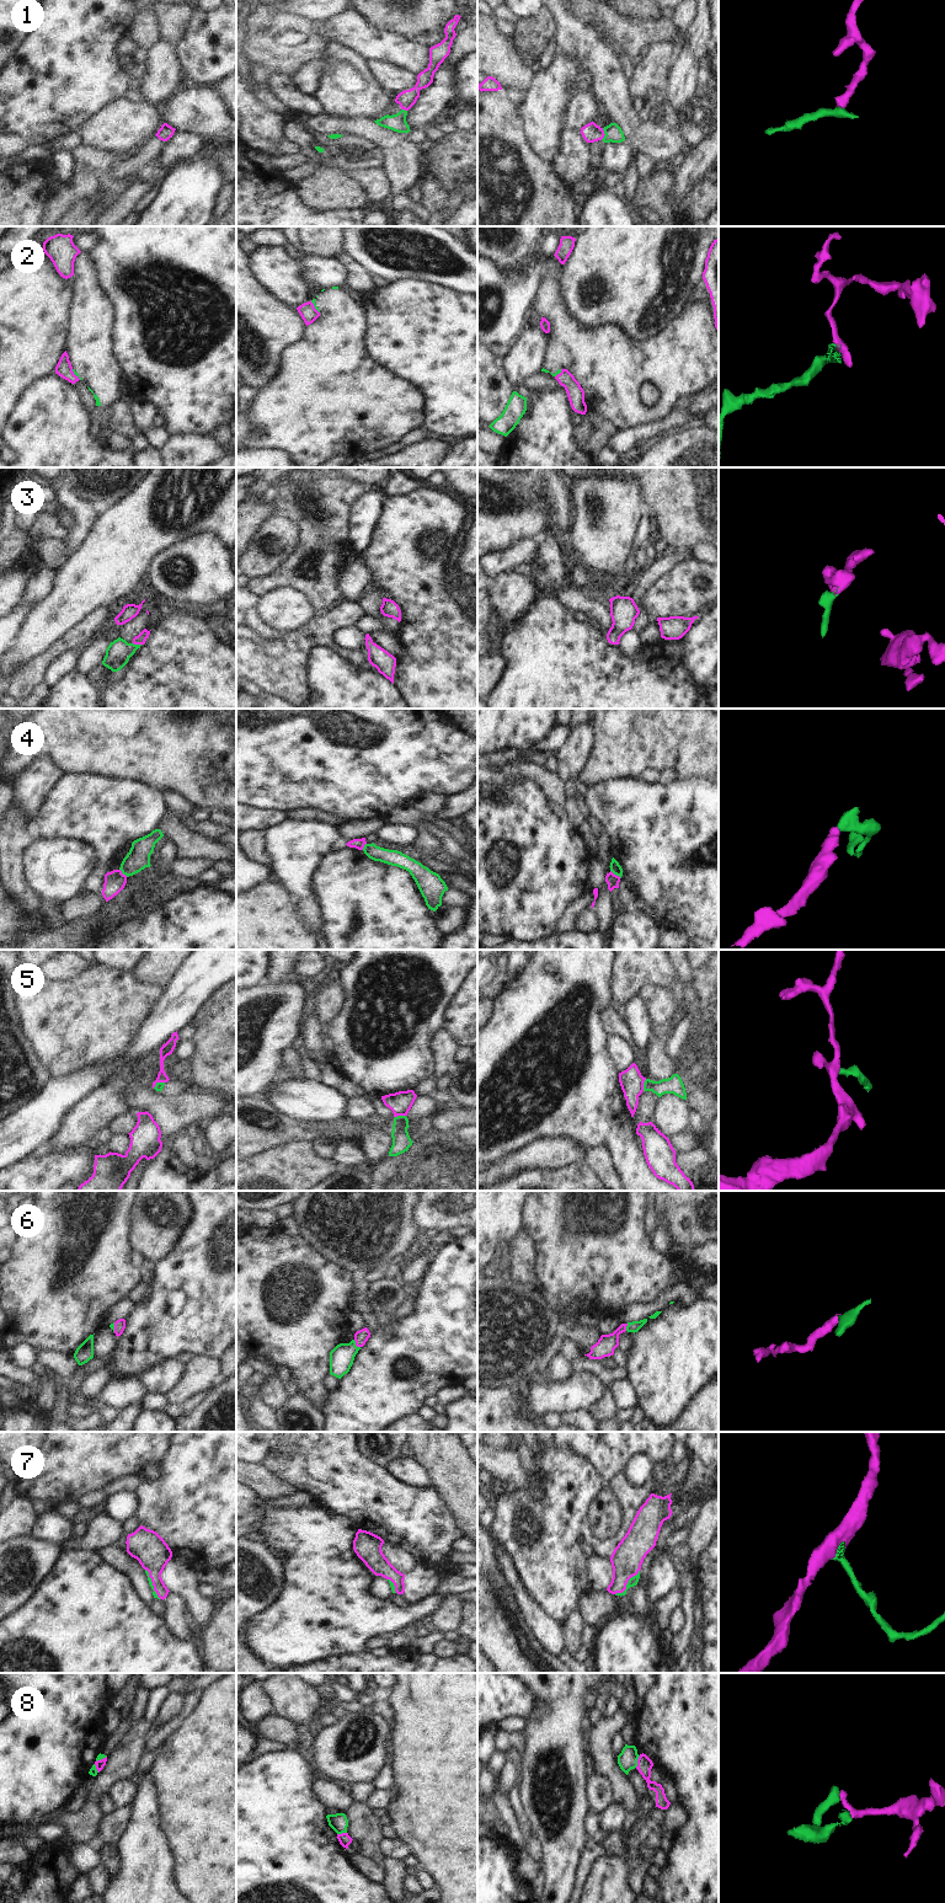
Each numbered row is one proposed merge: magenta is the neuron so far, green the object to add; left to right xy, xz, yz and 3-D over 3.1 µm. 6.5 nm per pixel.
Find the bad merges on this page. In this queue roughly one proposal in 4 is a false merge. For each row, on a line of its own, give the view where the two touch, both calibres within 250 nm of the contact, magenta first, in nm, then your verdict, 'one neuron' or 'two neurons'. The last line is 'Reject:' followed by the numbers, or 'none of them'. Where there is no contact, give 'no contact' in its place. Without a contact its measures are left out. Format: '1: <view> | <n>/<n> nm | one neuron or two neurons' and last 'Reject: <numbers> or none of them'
1: yz | 120/110 nm | one neuron
2: xz | 110/20 nm | two neurons
3: xy | 70/160 nm | one neuron
4: yz | 80/70 nm | two neurons
5: yz | 160/120 nm | two neurons
6: xz | 90/160 nm | one neuron
7: yz | 200/60 nm | one neuron
8: yz | 100/130 nm | two neurons
Reject: 2, 4, 5, 8

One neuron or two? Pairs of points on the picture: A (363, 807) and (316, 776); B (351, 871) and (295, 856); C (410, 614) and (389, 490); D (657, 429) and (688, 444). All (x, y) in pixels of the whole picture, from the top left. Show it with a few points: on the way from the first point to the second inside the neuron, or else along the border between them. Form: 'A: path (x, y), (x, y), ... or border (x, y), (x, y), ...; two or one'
A: path (352, 796), (332, 776), (327, 776); one
B: border (330, 853), (315, 874), (315, 889); two
C: border (417, 486), (407, 493), (384, 496); two
D: border (692, 422), (684, 426), (674, 426), (640, 447); two

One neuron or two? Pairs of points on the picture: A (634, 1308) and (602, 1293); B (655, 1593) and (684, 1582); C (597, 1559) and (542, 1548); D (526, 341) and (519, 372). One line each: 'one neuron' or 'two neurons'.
A: two neurons
B: two neurons
C: two neurons
D: one neuron

